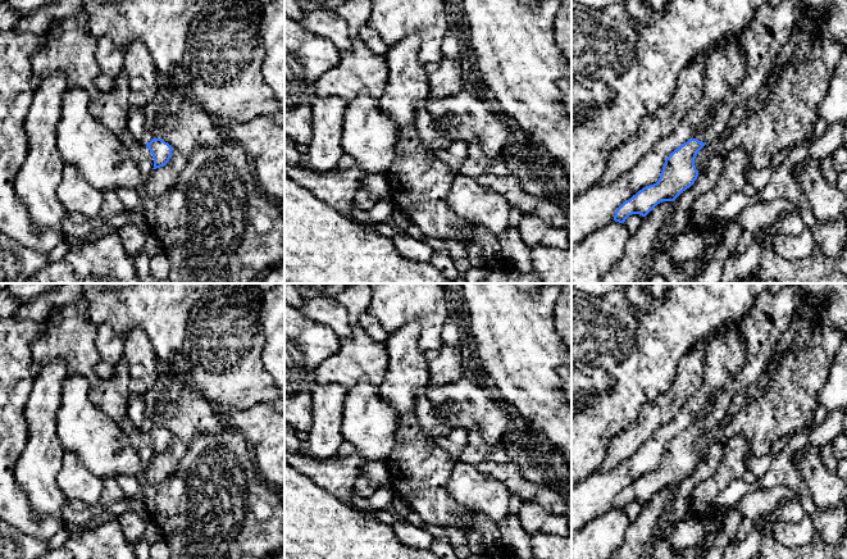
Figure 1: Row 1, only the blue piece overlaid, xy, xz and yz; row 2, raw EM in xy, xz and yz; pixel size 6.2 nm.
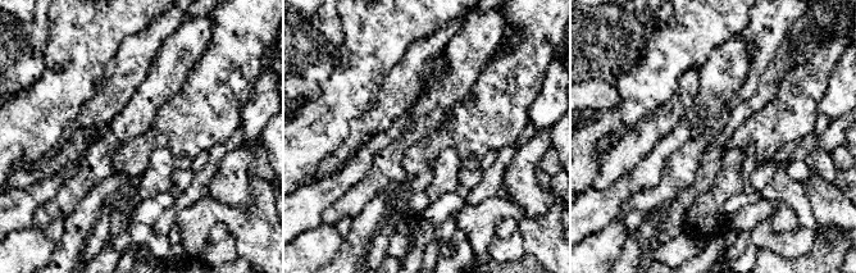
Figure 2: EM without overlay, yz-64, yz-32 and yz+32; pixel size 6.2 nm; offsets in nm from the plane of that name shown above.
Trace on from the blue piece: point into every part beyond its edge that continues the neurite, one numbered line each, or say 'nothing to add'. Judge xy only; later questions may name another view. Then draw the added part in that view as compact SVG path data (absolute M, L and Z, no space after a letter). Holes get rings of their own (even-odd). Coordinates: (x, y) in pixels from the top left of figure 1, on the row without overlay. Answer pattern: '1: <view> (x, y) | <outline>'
1: xy (137, 413) | M131 395L127 413L133 424L144 432L154 426L145 406L145 396Z

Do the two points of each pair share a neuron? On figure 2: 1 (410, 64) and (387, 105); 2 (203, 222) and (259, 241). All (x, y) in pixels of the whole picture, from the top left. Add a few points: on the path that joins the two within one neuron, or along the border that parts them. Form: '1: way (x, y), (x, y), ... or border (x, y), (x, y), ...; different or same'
1: way (408, 74), (400, 82), (396, 95); same
2: way (217, 215), (232, 215), (246, 227); same

